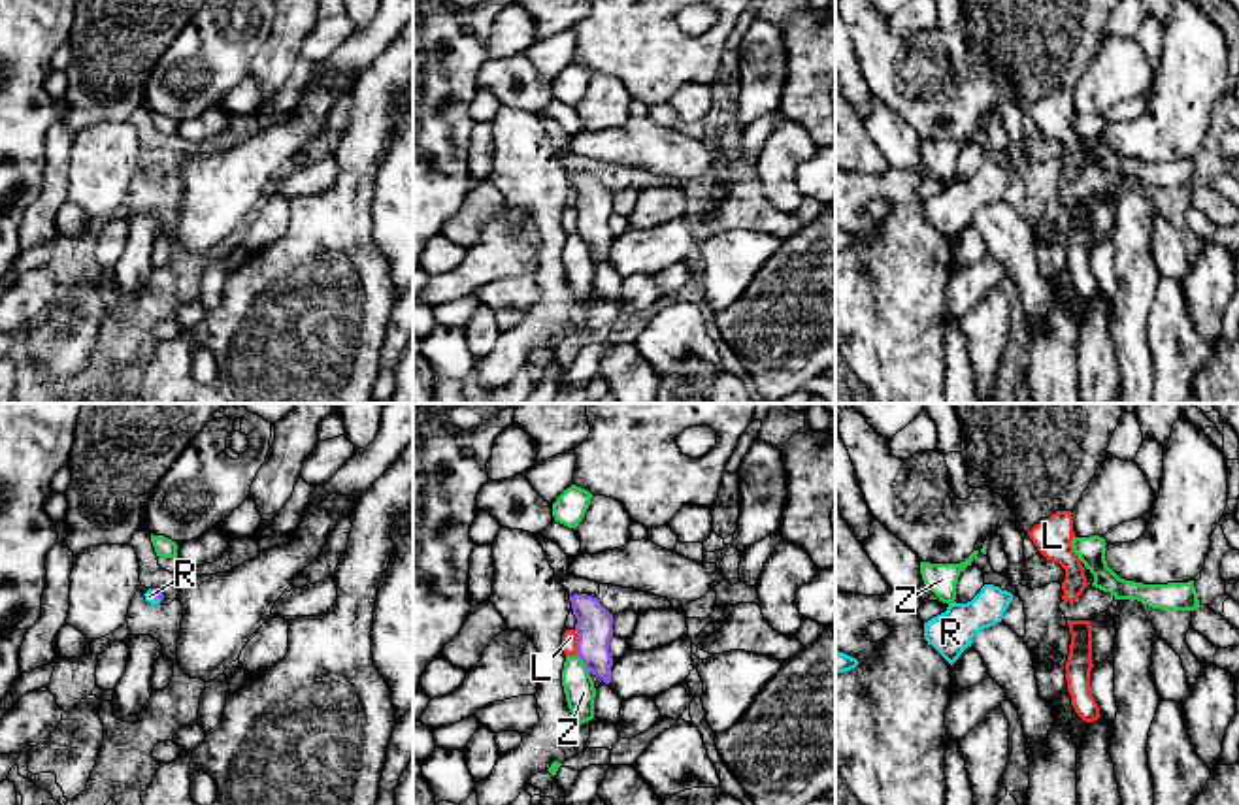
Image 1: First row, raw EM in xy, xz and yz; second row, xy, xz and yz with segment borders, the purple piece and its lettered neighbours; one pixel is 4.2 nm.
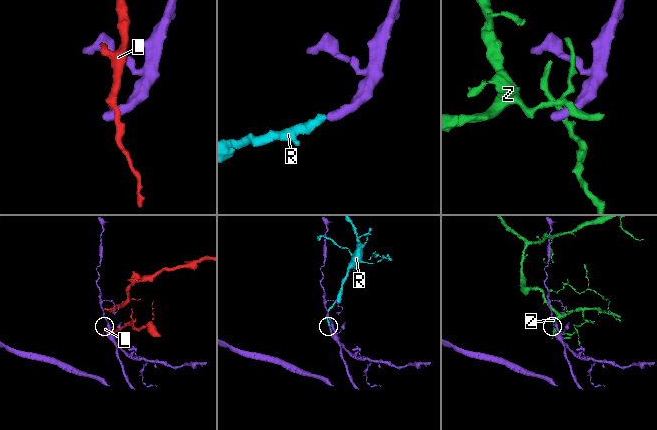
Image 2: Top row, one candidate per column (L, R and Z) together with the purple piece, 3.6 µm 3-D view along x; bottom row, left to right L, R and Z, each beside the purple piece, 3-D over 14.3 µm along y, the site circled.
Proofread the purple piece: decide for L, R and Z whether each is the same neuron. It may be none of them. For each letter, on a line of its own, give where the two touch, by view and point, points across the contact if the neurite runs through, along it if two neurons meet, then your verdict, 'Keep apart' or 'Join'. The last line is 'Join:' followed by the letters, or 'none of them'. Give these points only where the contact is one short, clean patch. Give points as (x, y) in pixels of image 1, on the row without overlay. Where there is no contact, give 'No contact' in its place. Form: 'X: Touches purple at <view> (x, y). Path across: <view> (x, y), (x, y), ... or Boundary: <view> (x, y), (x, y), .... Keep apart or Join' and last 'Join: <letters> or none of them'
L: Touches purple at xz (578, 219). Boundary: xz (574, 208), (578, 230). Keep apart
R: Touches purple at xy (155, 172). Path across: xy (157, 170), (155, 172), (149, 174). Join
Z: Touches purple at xz (583, 240). Keep apart
Join: R

